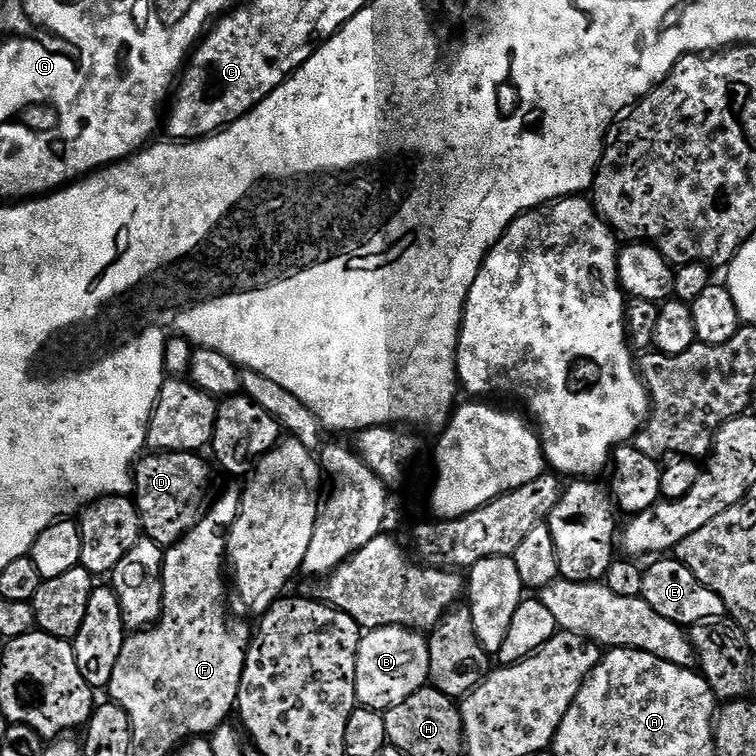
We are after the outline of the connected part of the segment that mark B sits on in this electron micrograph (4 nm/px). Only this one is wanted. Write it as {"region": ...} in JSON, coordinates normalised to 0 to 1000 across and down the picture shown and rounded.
{"region":[[[526,828],[483,835],[476,844],[468,881],[471,930],[478,937],[509,943],[515,937],[526,934],[526,929],[537,929],[542,918],[562,909],[567,903],[567,892],[569,860],[566,841],[560,835]]]}

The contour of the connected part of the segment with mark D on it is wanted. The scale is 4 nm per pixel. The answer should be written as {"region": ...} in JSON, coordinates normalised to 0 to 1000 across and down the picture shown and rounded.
{"region":[[[201,598],[181,607],[177,615],[177,660],[185,684],[189,688],[189,708],[197,714],[209,717],[214,726],[224,726],[234,720],[270,684],[278,671],[275,661],[275,639],[280,624],[275,614],[257,598]]]}

